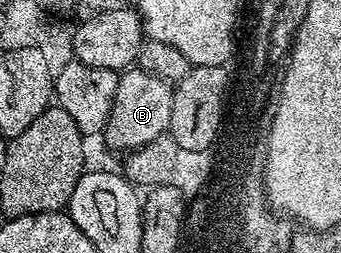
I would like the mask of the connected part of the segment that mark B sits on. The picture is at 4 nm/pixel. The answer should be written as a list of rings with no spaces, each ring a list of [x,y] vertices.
[[[135,65],[119,74],[116,85],[116,101],[112,101],[112,113],[108,113],[104,140],[114,151],[129,153],[137,147],[156,141],[156,137],[167,134],[172,117],[174,87],[165,79]]]

